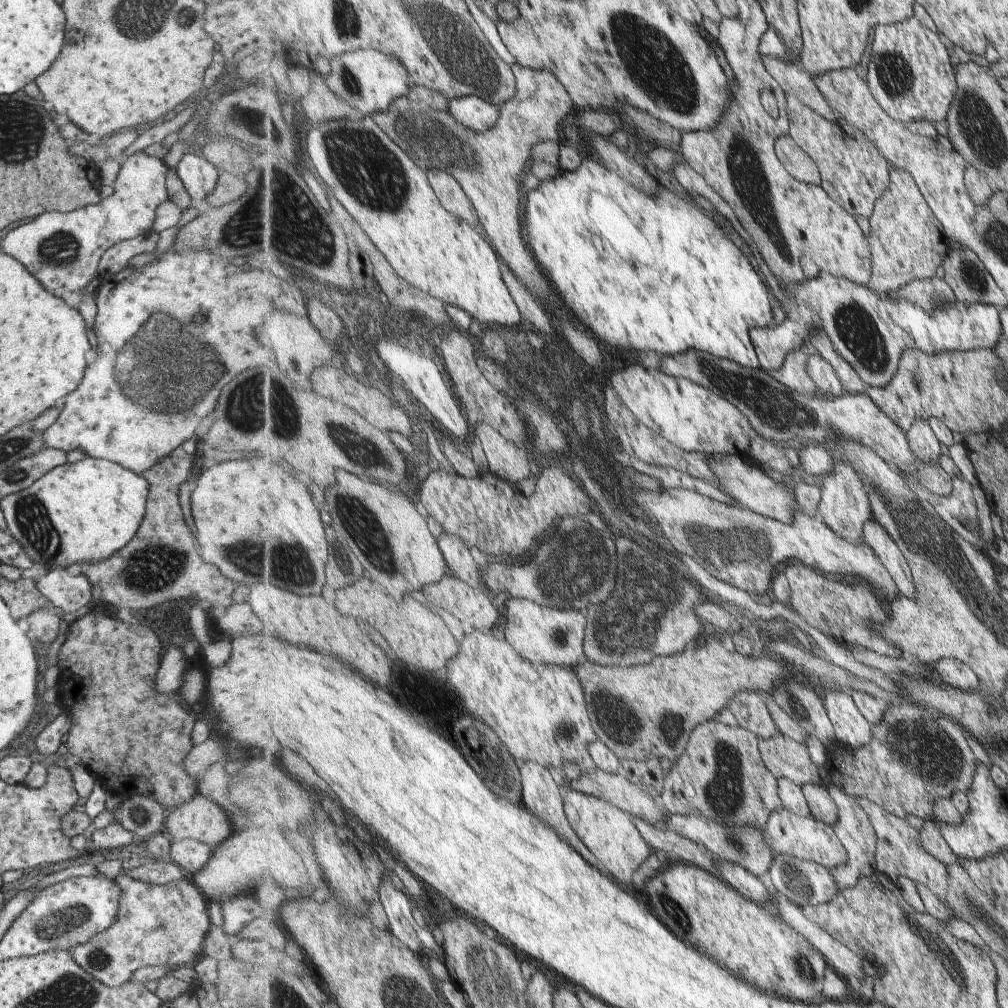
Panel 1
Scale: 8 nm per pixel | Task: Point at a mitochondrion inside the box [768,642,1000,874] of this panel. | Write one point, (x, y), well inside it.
(921, 745)

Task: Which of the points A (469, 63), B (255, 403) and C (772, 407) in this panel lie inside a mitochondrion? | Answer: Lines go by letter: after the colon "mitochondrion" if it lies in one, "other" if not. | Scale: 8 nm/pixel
A: mitochondrion
B: mitochondrion
C: mitochondrion

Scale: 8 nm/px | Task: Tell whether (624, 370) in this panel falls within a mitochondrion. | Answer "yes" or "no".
no

